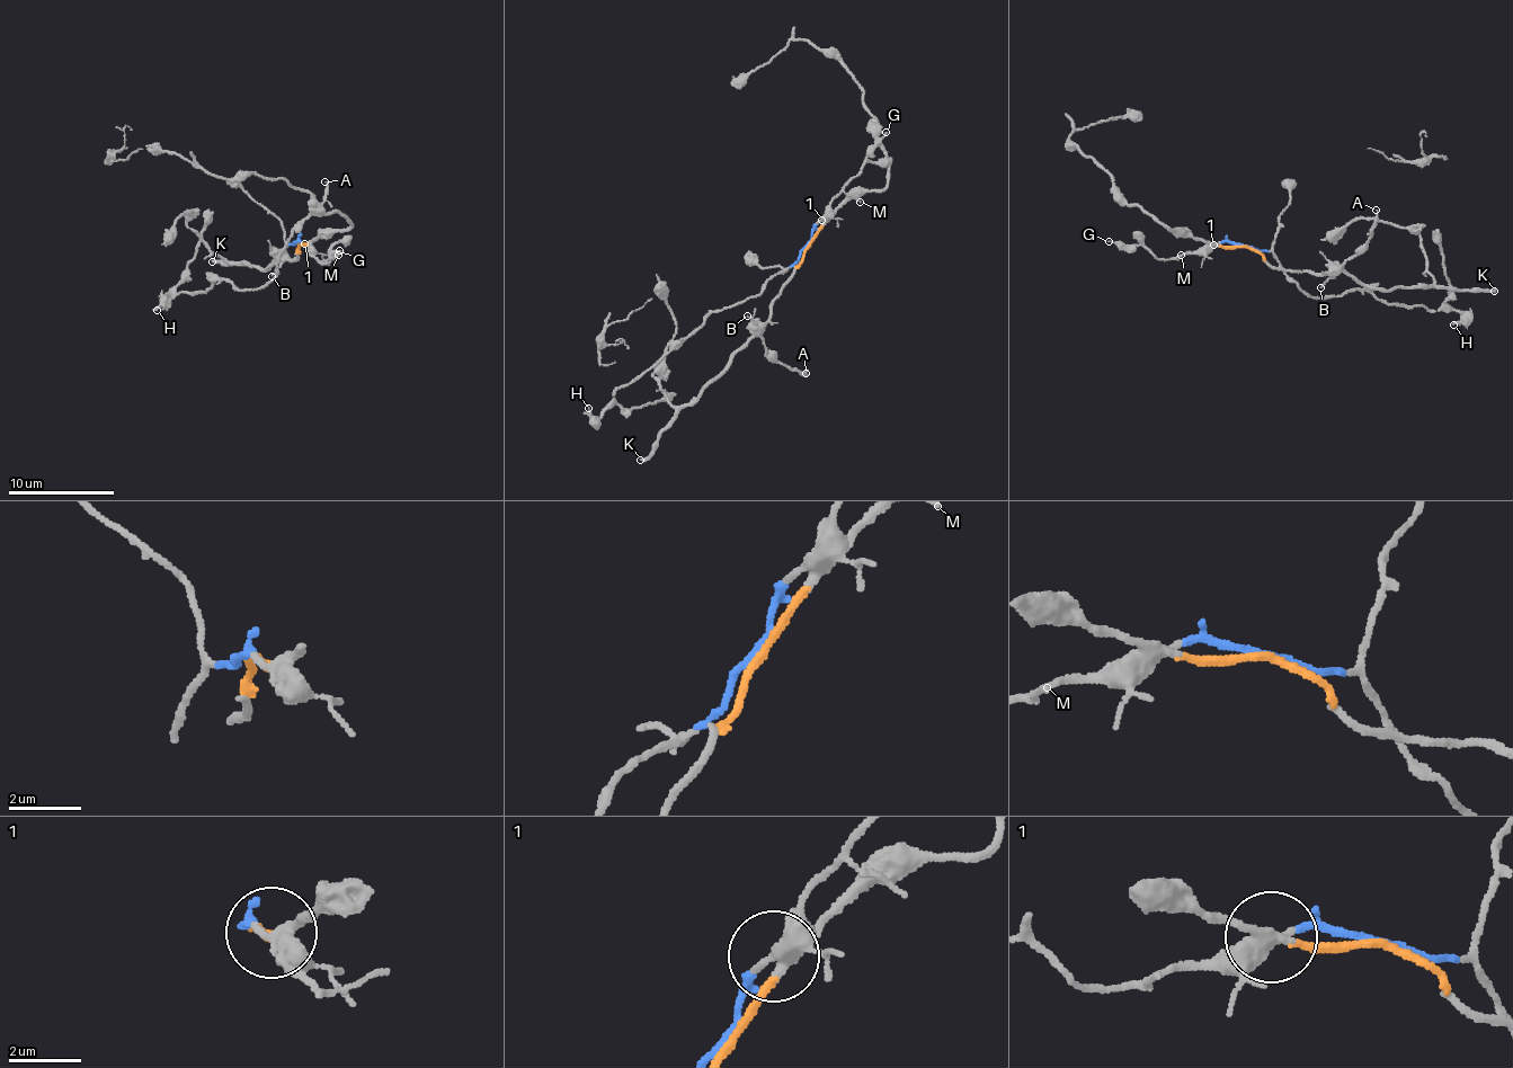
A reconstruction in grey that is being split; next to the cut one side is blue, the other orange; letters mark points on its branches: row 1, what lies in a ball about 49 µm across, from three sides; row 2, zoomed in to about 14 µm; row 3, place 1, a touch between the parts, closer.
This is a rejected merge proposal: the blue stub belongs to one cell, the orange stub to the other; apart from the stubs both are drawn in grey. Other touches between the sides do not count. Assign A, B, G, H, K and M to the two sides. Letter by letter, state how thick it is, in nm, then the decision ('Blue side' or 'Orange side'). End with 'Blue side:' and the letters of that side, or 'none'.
A: Thickness 160 nm. Orange side
B: Thickness 100 nm. Orange side
G: Thickness 160 nm. Blue side
H: Thickness 200 nm. Blue side
K: Thickness 260 nm. Orange side
M: Thickness 110 nm. Blue side
Blue side: G, H, M

